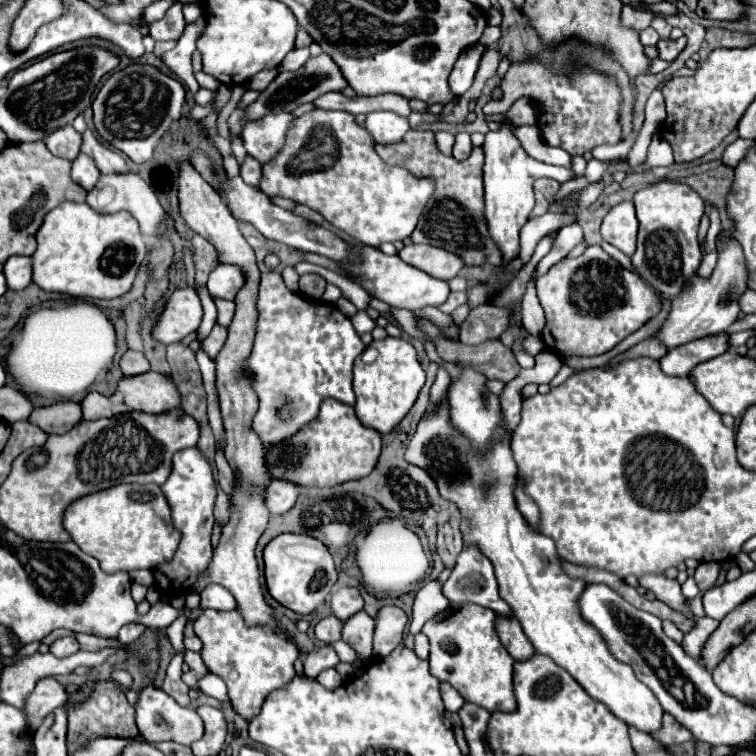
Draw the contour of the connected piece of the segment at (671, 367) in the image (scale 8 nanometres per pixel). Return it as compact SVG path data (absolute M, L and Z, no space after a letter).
M729 334L707 336L701 340L687 342L685 346L671 348L661 360L661 370L671 376L687 376L695 364L711 360L729 348Z

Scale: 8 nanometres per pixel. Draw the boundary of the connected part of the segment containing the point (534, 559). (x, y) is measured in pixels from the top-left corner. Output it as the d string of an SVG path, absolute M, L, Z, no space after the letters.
M548 353L546 357L547 359L540 359L537 355L534 367L521 369L515 378L531 378L531 381L509 382L509 384L505 384L503 392L499 394L499 404L501 404L501 412L503 412L503 428L507 432L507 438L501 438L495 444L491 444L491 448L487 452L475 452L475 448L471 448L471 440L467 440L467 436L459 436L459 432L455 432L455 428L451 428L451 416L447 416L447 400L443 400L443 404L439 404L439 408L425 412L423 420L419 420L415 436L411 438L409 448L405 452L405 460L409 464L415 464L415 466L423 468L425 472L429 472L439 488L439 494L445 500L451 500L459 508L463 542L475 544L491 560L493 570L495 570L495 578L499 582L499 594L515 612L515 618L519 620L519 624L521 624L525 636L531 640L533 648L539 654L549 656L561 668L565 668L583 686L583 690L591 698L603 702L615 718L623 720L627 726L633 726L641 732L651 734L651 732L657 732L661 728L661 718L663 718L661 704L655 700L653 692L647 690L643 686L643 682L637 680L635 672L631 672L631 666L627 666L621 660L615 660L615 656L611 656L611 650L607 648L607 640L603 640L603 636L599 636L599 630L595 630L593 624L587 624L587 620L583 620L583 616L579 614L577 602L585 590L585 584L581 580L569 578L561 570L561 562L557 558L557 550L555 550L553 540L541 532L535 532L527 524L527 520L519 514L515 498L513 498L515 480L517 480L517 464L515 464L511 450L509 450L509 438L513 436L513 430L517 428L517 424L521 420L521 388L530 383L549 384L562 367L561 361L554 354Z

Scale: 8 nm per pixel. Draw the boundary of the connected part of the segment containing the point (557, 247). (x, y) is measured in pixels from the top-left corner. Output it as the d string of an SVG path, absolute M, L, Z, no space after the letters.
M571 224L571 226L565 226L559 230L559 236L551 248L551 252L541 258L541 262L537 264L537 272L535 272L535 280L539 276L543 276L553 264L557 264L559 260L563 260L579 242L583 240L583 228L579 224Z

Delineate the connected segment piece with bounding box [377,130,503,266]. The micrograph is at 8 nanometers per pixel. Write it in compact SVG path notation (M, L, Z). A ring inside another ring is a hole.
M409 130L405 138L397 144L391 146L377 144L377 154L385 164L403 166L417 178L431 176L437 182L435 196L427 204L425 214L419 218L417 228L411 234L413 242L455 252L457 256L463 256L465 266L479 266L485 262L493 266L501 264L503 256L499 256L499 248L495 248L495 242L491 242L485 224L487 220L483 216L483 150L481 148L473 148L471 156L459 162L453 156L445 156L437 150L433 132Z

